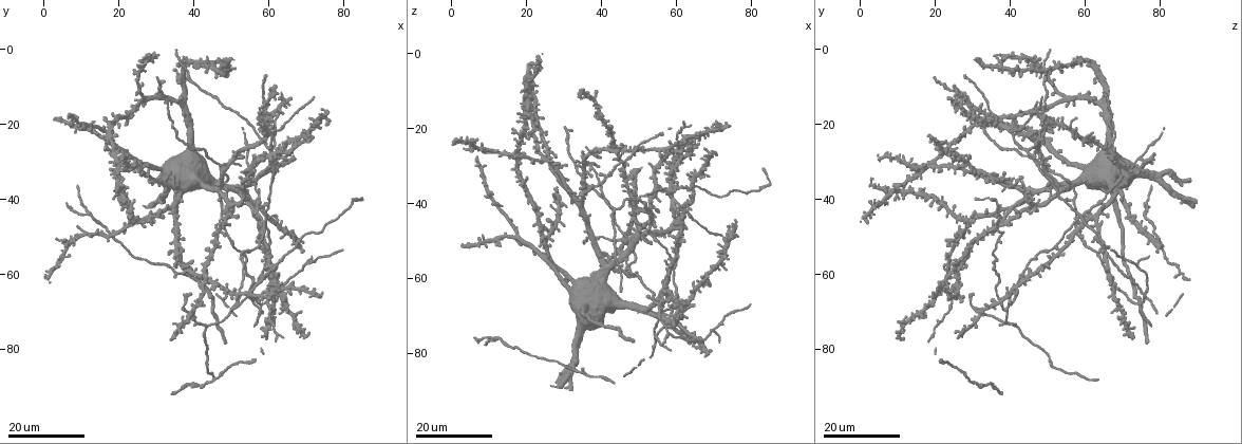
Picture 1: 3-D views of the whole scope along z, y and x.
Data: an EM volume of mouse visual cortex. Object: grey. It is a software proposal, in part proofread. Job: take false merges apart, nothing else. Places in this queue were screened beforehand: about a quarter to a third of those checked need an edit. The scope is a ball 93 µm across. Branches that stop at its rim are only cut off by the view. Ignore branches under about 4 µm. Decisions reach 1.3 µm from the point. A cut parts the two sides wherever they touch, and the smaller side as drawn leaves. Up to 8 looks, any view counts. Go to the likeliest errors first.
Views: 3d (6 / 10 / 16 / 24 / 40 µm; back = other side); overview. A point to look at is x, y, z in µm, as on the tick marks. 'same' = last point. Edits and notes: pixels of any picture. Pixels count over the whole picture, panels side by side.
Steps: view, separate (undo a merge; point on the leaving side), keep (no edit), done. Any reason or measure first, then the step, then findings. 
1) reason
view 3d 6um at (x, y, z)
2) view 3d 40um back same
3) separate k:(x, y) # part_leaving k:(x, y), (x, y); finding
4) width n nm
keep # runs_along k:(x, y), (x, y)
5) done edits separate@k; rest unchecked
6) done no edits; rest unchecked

view 3d 24um at (60.0, 21.5, 39.0)

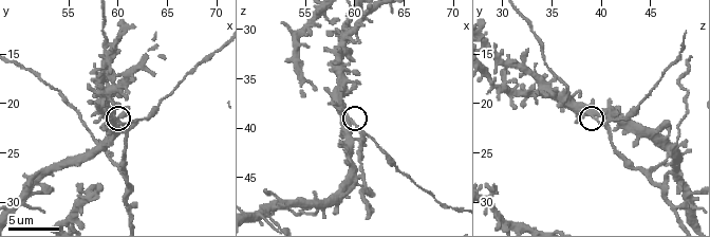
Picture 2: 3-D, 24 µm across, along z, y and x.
closer look
view 3d 10um at (60.0, 21.6, 39.2)

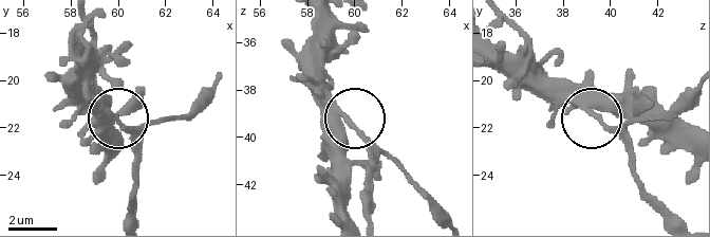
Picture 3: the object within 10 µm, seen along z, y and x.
width 300 nm
keep # runs_along 3:(690, 153), (642, 123), (597, 119), (652, 119); one neuron here

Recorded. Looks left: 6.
three arms meet
view 3d 6um at (57.6, 23.6, 48.0)

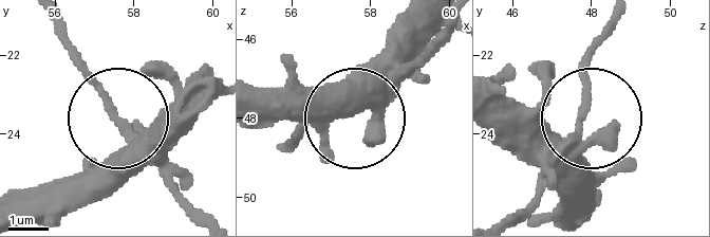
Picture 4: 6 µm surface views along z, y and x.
view 3d 6um back at (57.75, 23.70, 47.70)

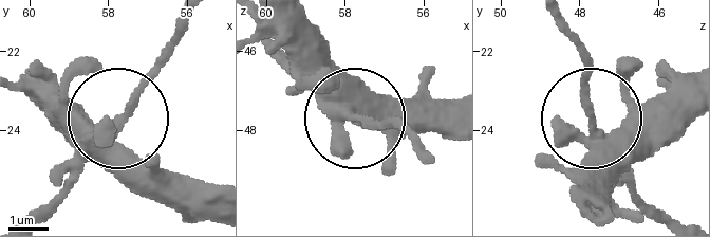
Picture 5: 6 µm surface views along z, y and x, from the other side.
side_arm 38 um
keep # runs_along 5:(446, 130), (355, 120), (413, 130); continuous, no second neuron

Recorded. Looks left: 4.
three-way junction
view 3d 16um at (12.0, 44.0, 75.5)

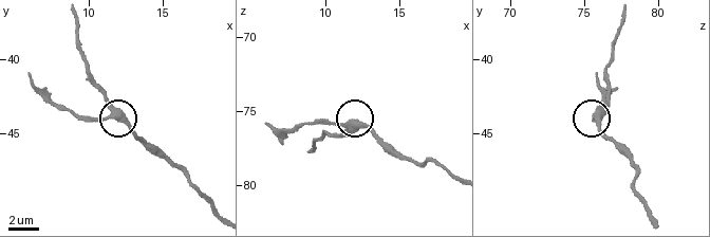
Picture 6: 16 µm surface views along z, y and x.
view 3d 10um at (11.6, 43.6, 76.2)

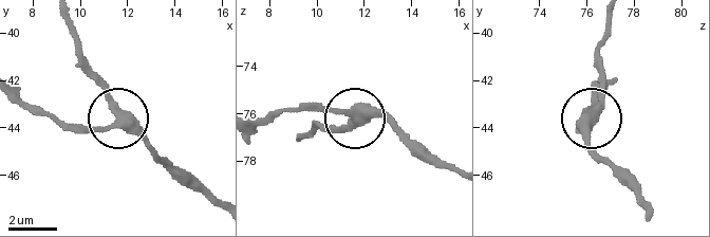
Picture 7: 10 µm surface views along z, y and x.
side_arm 7 um; arms 3
separate 7:(78, 130) # two neurons meet here

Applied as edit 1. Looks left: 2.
arms part here
view 3d 16um at (43.0, 74.0, 41.0)

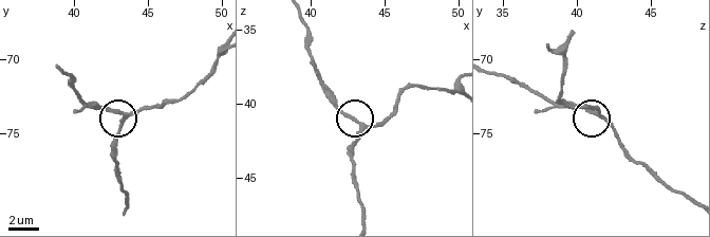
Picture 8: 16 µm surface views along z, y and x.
closer look
view 3d 6um at (43.6, 73.8, 41.4)

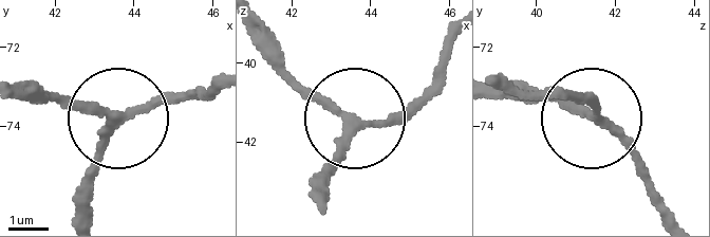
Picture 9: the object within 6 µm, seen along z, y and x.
width 210 nm
keep # runs_along 9:(450, 44), (407, 106), (367, 123), (316, 95), (259, 38); continuous, no second neuron

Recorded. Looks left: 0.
done edits separate@7; rest unchecked

